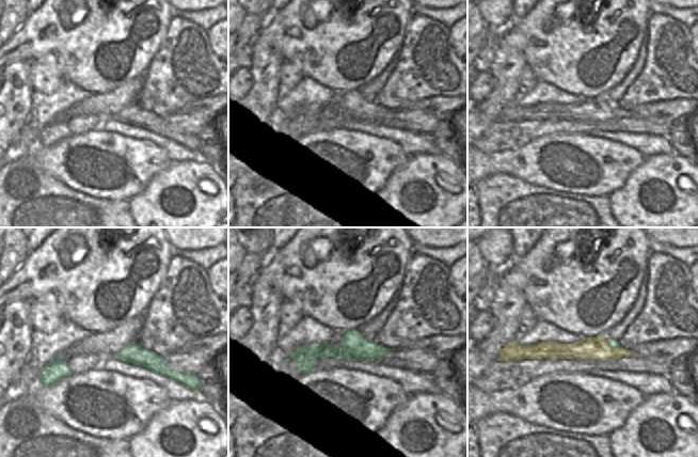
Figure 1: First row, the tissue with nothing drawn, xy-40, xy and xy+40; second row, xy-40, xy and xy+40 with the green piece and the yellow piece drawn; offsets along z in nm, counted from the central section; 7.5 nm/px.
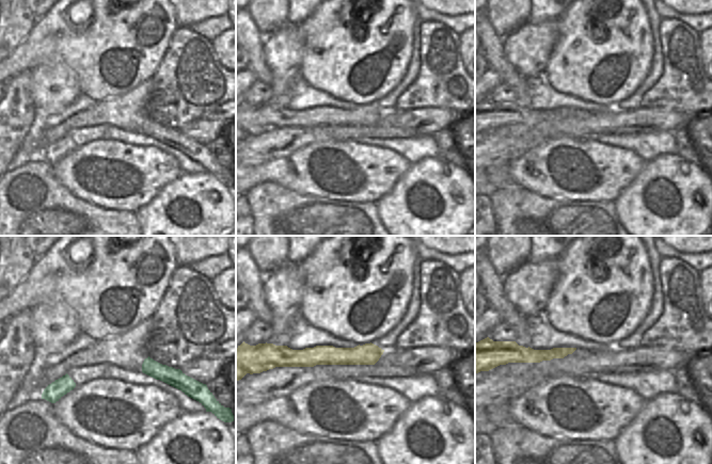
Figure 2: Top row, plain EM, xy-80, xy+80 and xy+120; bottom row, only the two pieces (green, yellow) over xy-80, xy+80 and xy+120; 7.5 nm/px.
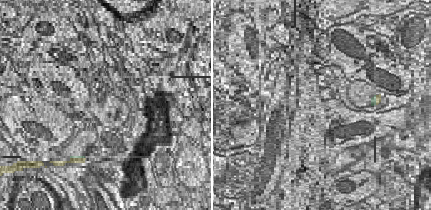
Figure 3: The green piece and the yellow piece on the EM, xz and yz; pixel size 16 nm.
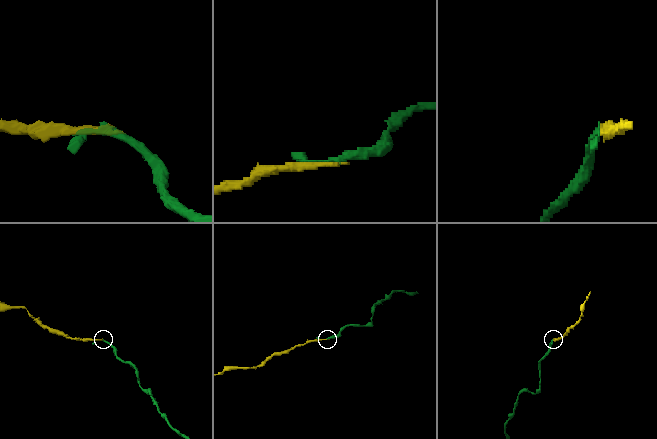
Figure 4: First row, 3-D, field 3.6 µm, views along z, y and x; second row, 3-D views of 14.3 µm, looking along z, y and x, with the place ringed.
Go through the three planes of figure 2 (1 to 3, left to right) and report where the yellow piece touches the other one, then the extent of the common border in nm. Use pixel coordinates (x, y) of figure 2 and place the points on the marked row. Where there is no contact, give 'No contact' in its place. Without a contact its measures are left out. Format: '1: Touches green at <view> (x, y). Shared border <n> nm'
1: No contact
2: No contact
3: No contact.

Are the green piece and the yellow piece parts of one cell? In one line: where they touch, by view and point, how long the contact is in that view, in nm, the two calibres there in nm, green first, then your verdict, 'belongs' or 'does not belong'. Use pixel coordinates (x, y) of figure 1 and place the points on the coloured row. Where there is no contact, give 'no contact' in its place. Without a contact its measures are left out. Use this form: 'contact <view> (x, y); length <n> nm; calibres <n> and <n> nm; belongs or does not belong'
contact xy+40 (613, 348); length 90 nm; calibres 50 and 170 nm; belongs

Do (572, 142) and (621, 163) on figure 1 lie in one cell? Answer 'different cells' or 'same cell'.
same cell

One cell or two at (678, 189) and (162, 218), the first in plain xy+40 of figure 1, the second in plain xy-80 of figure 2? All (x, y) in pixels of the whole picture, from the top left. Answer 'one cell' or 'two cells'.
one cell

